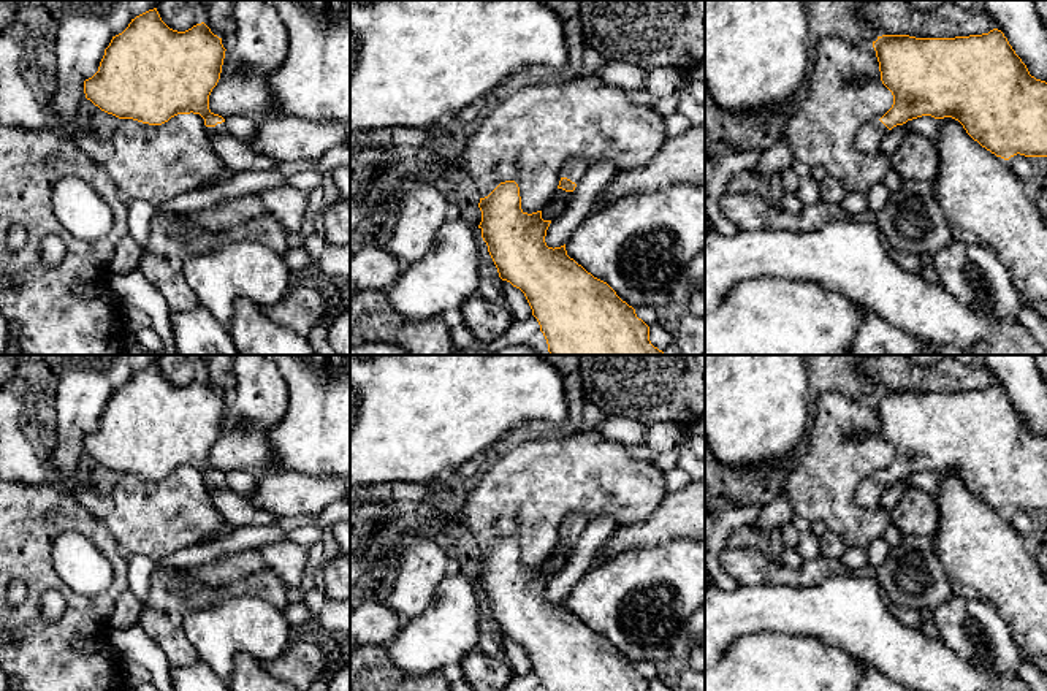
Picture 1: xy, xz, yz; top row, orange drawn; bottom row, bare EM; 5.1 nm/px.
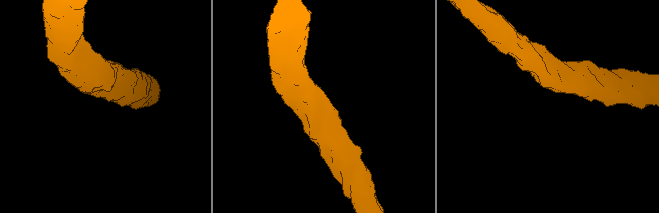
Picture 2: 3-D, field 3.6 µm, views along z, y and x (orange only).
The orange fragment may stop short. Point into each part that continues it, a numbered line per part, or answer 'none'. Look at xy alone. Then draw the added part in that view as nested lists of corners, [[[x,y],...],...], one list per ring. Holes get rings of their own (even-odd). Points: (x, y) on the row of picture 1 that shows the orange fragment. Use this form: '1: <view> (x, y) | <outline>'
1: xy (220, 129) | [[[225,122],[217,124],[215,127],[206,127],[209,136],[228,135]]]

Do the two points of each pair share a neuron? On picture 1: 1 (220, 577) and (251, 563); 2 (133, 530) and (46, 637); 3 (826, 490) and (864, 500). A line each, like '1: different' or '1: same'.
1: same
2: different
3: different

